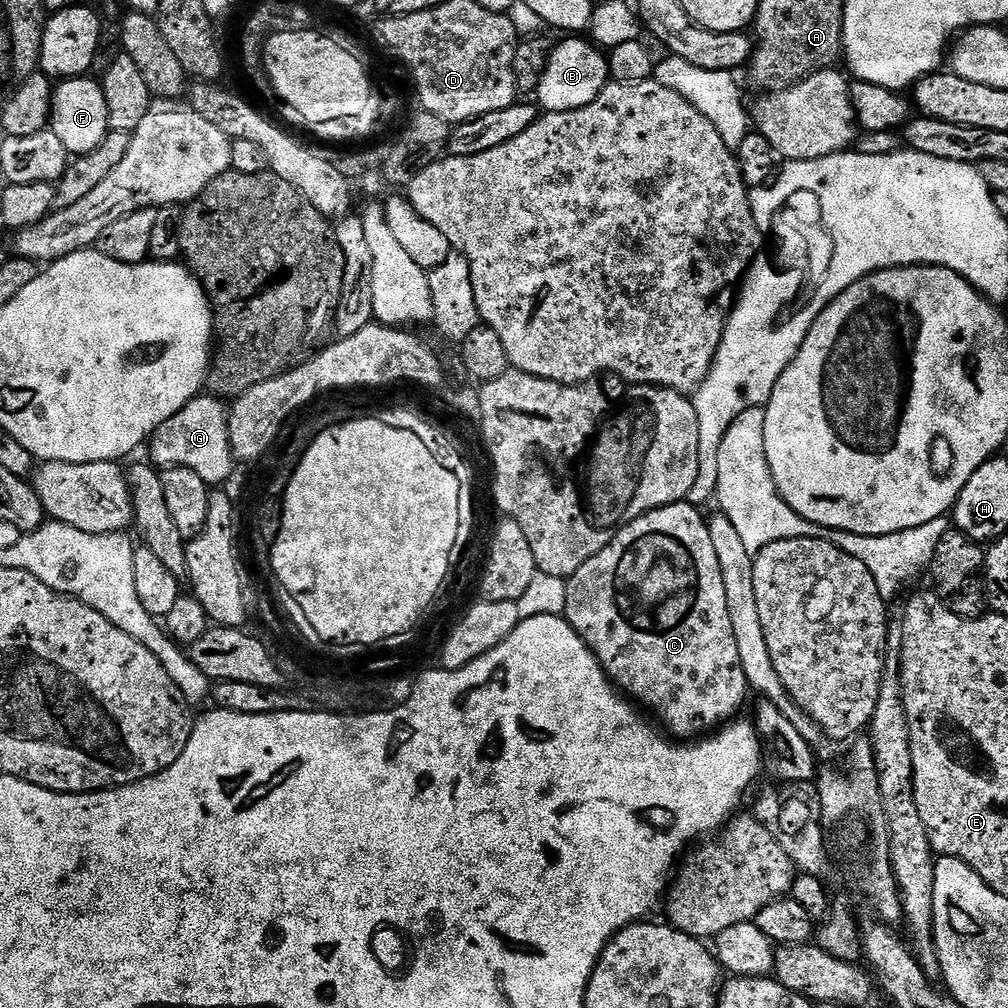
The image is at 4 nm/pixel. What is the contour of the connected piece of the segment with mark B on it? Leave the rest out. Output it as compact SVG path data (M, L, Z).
M564 38L549 55L548 65L534 93L544 112L573 112L582 106L590 106L610 82L608 56L595 43L580 39L584 38Z

